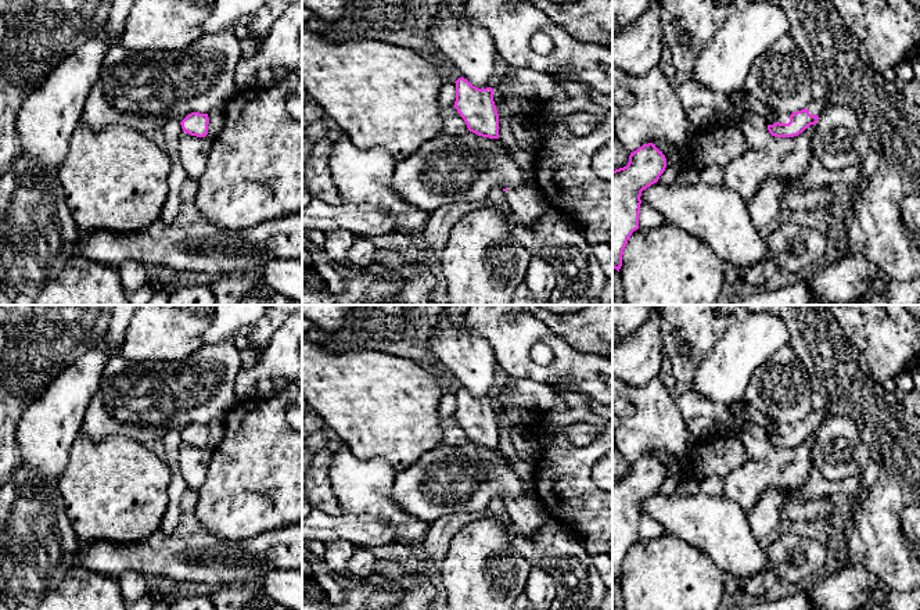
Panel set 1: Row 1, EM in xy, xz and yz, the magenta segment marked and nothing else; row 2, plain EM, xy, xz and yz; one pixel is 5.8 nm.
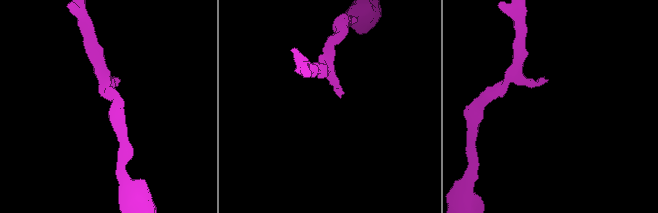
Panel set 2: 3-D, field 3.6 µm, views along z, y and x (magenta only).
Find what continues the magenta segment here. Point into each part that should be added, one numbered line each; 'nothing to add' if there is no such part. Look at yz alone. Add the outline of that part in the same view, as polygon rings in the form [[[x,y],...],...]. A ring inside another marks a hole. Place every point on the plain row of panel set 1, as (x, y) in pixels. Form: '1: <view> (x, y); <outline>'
1: yz (782, 427); [[[777,423],[776,428],[772,431],[773,433],[780,433],[780,434],[788,434],[790,433],[790,423]]]

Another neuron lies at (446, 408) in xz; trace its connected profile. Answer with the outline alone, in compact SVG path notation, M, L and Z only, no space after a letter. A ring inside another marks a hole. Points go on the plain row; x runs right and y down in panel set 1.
M445 392L443 396L439 399L438 405L438 415L441 420L454 416L454 412L456 412L456 394Z

